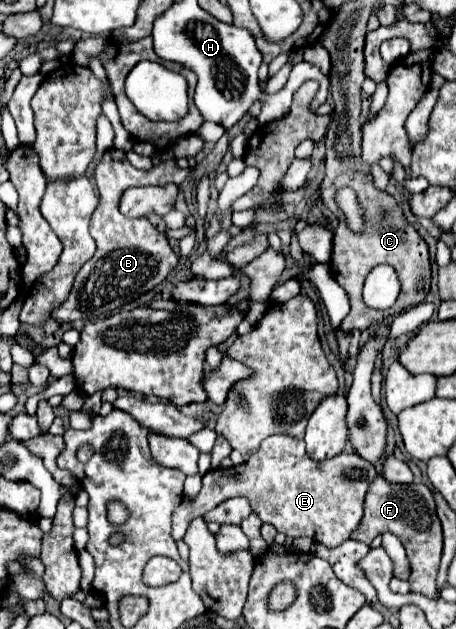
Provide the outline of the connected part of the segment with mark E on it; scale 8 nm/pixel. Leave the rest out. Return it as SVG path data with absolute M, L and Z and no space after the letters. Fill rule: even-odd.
M274 434L270 438L266 438L260 446L260 450L256 454L250 456L248 462L240 464L240 466L232 466L232 468L220 468L220 470L210 470L204 478L202 478L202 490L200 494L190 500L184 498L184 502L174 510L174 518L172 518L172 538L178 542L184 538L186 528L190 524L192 518L206 514L208 510L216 508L220 502L234 498L234 496L242 496L250 500L250 506L254 510L254 514L262 520L272 524L278 532L284 532L290 538L298 538L298 536L308 536L328 548L334 548L338 544L342 544L344 540L350 538L350 532L356 530L358 522L362 520L362 504L364 504L364 494L368 490L368 486L372 484L372 480L378 476L378 472L374 474L374 464L364 460L362 456L356 456L356 452L342 452L332 460L324 460L324 462L316 462L312 458L306 456L306 446L304 440L292 438L288 434Z

